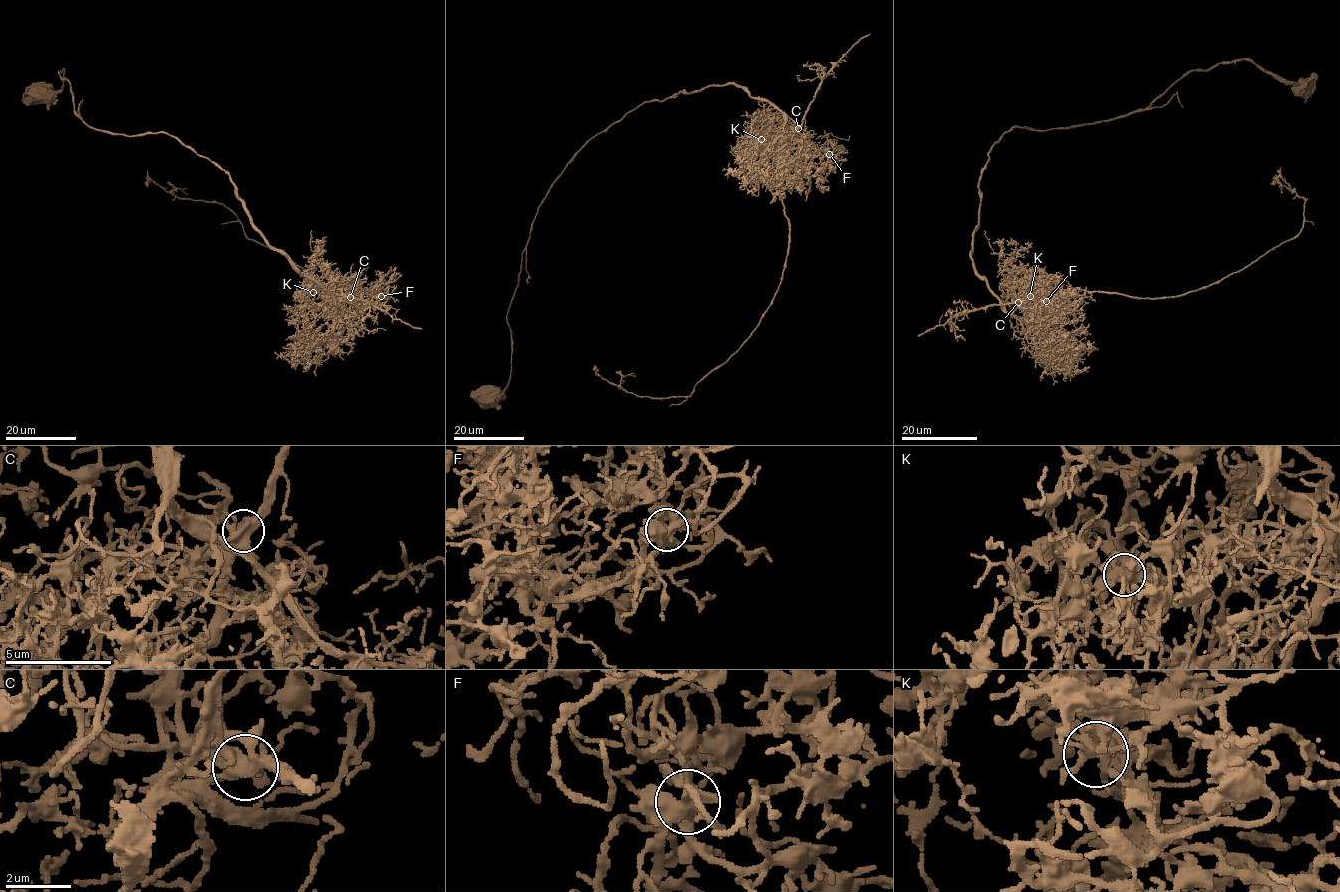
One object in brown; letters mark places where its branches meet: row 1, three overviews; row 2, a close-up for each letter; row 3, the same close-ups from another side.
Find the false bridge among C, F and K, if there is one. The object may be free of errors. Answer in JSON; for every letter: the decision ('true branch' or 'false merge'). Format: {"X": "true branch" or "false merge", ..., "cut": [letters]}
{"C": "false merge", "F": "true branch", "K": "true branch", "cut": ["C"]}

